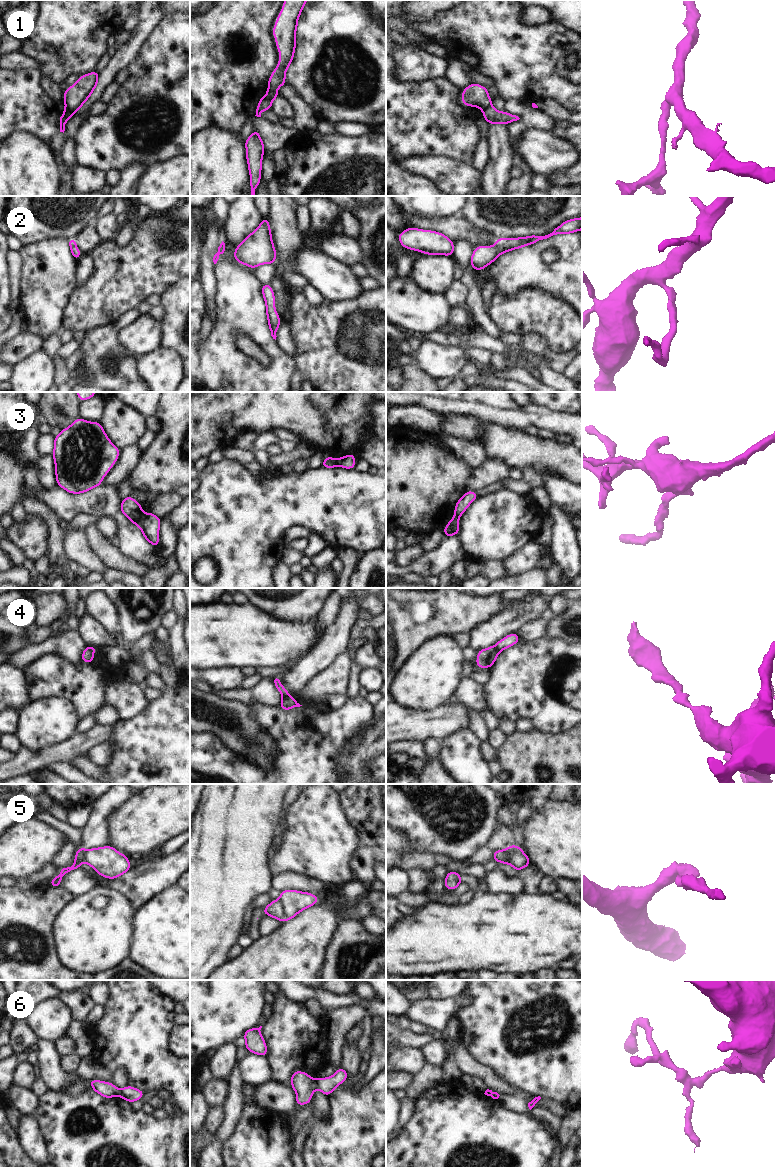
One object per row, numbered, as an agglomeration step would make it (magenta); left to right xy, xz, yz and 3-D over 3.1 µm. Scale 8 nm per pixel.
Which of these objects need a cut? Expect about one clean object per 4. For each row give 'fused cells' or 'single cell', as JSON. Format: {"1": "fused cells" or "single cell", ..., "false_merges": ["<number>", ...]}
{"1": "fused cells", "2": "single cell", "3": "fused cells", "4": "fused cells", "5": "fused cells", "6": "fused cells", "false_merges": ["1", "3", "4", "5", "6"]}

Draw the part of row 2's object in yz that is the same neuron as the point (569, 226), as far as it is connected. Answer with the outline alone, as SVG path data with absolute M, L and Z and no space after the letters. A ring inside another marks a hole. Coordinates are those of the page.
M582 217L564 221L552 233L545 236L530 235L519 238L496 238L494 246L477 246L474 248L470 265L474 271L484 270L486 266L493 263L502 253L532 245L553 235L571 234L579 230L582 230Z

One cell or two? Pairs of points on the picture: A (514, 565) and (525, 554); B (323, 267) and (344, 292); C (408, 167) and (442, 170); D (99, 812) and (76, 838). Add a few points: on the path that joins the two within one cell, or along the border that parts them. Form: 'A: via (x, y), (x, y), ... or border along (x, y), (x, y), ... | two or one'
A: via (517, 562), (522, 557) | one
B: via (326, 273), (339, 286) | one
C: via (416, 167), (434, 168) | one
D: border along (82, 830), (82, 844), (76, 851) | two

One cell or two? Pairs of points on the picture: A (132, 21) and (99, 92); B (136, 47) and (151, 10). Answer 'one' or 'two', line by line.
A: two
B: one

